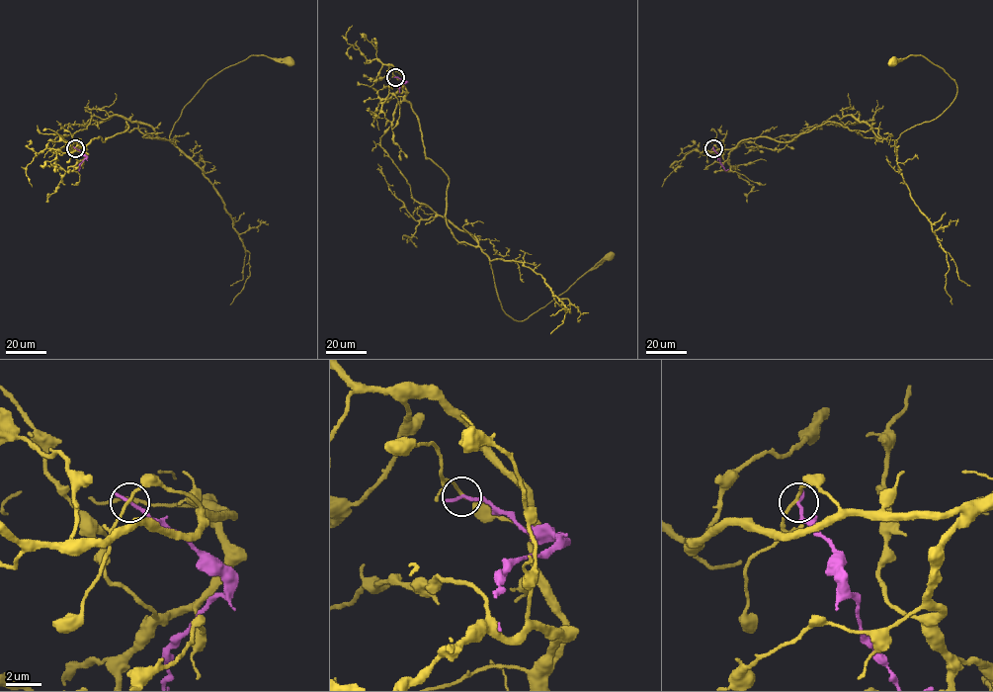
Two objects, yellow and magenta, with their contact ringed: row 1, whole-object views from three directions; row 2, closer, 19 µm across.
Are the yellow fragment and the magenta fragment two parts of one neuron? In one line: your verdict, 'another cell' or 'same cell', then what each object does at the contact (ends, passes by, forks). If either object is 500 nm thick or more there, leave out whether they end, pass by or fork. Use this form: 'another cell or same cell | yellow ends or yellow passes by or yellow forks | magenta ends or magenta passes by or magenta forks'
another cell | yellow passes by | magenta ends

